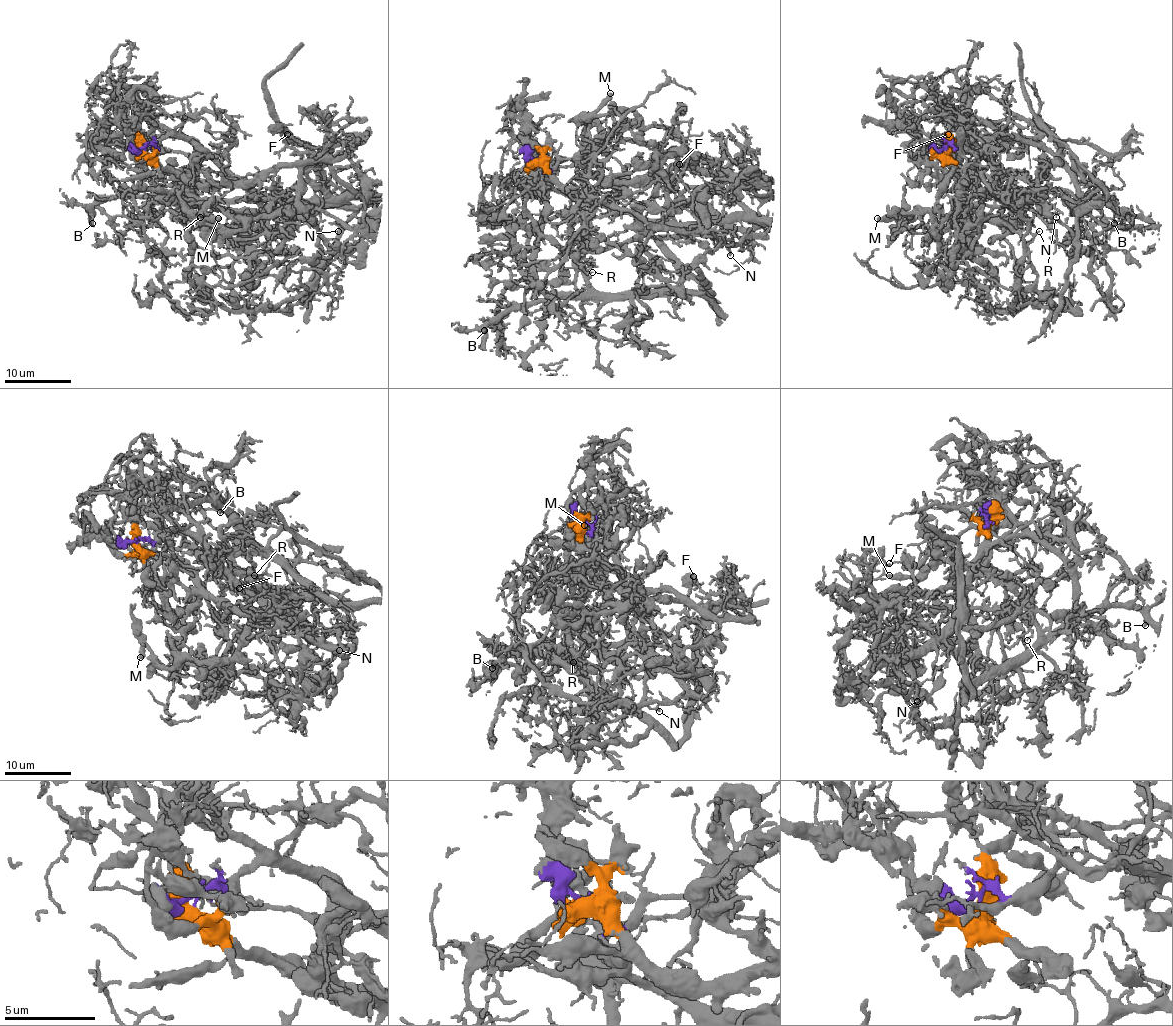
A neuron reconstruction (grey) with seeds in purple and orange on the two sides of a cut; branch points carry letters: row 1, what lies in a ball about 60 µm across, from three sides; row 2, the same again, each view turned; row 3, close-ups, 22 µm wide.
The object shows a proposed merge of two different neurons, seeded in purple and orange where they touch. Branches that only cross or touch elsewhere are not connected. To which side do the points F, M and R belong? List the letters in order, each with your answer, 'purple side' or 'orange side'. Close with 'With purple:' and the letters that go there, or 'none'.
F: orange side
M: orange side
R: purple side
With purple: R

